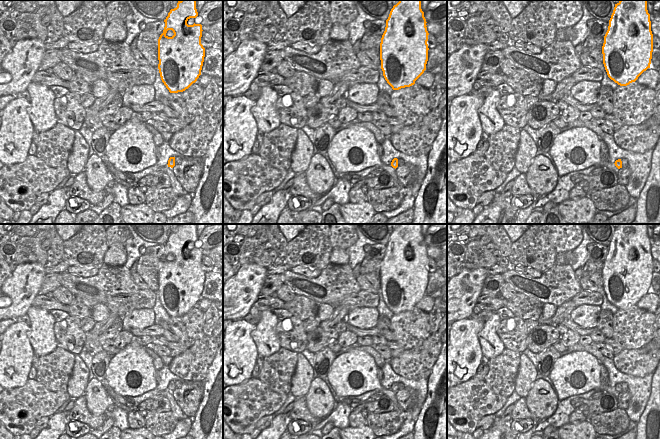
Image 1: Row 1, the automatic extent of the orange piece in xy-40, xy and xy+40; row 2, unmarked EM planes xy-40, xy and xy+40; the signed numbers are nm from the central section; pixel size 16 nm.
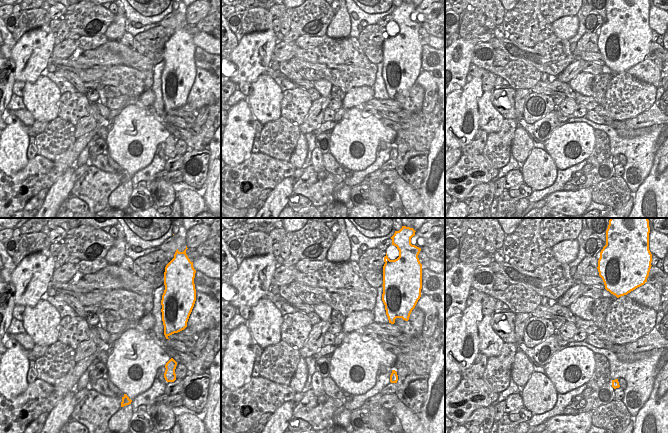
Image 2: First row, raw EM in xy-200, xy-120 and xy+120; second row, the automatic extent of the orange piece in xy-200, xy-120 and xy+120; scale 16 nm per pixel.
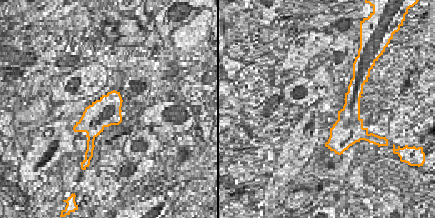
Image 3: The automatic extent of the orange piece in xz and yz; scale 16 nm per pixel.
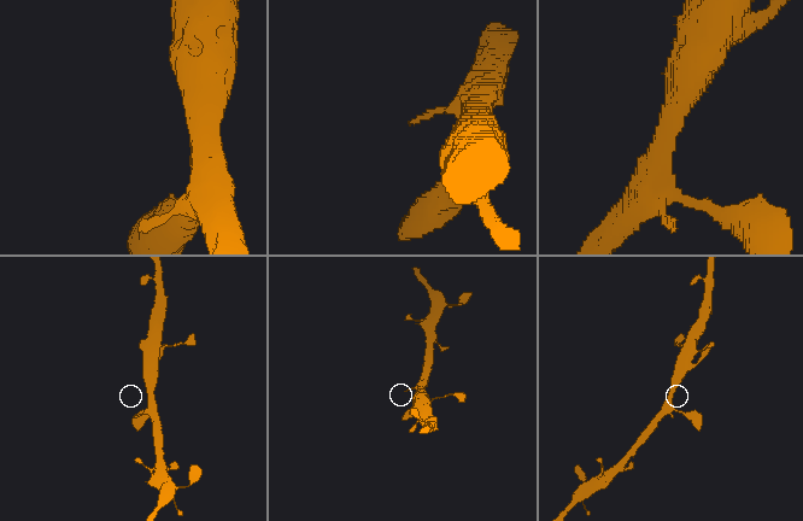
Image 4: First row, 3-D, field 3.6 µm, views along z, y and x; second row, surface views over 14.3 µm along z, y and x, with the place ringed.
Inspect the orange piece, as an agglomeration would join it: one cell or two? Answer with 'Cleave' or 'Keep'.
Keep.

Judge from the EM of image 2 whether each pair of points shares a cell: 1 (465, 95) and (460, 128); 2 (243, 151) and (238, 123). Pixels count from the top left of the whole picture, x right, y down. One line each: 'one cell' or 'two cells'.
1: one cell
2: one cell

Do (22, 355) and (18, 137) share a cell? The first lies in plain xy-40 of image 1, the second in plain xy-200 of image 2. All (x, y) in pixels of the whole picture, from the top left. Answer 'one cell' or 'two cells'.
one cell

